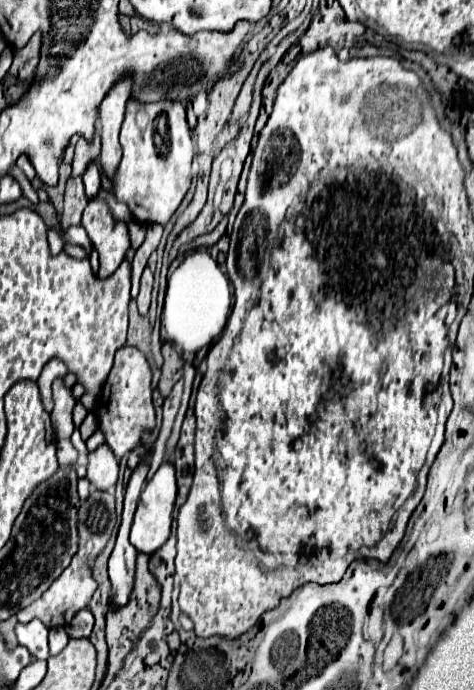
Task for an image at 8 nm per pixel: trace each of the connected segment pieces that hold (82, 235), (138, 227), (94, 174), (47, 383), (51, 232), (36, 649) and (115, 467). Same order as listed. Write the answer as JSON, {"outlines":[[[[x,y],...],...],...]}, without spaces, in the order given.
{"outlines":[[[[81,225],[69,227],[69,229],[65,231],[65,239],[67,239],[69,243],[73,243],[73,245],[83,247],[83,249],[87,251],[87,255],[91,253],[91,241],[89,241],[89,237],[87,237],[87,233],[85,233],[85,229],[83,229]]],[[[135,219],[129,223],[129,239],[131,239],[131,247],[133,249],[139,249],[145,241],[145,231],[147,231],[147,225],[141,225],[141,223],[135,223]]],[[[95,163],[89,165],[87,173],[83,175],[83,185],[85,185],[85,195],[91,201],[93,195],[97,195],[99,189],[101,189],[101,175],[99,175],[99,169],[97,169]]],[[[51,359],[45,367],[43,367],[43,373],[39,377],[39,393],[41,393],[41,401],[43,401],[43,407],[47,413],[53,411],[53,397],[51,397],[51,383],[57,379],[57,377],[65,377],[67,375],[67,367],[61,359]]],[[[48,229],[47,238],[51,255],[57,256],[60,254],[63,251],[63,237],[55,229]]],[[[33,619],[27,625],[17,625],[17,639],[19,645],[27,647],[29,653],[35,659],[47,659],[49,657],[49,645],[47,645],[47,627],[43,623],[39,623],[37,619]]],[[[101,445],[97,451],[89,453],[89,465],[87,465],[87,479],[91,485],[99,491],[109,491],[115,487],[119,475],[119,463],[115,455],[111,455],[111,449]]]]}

